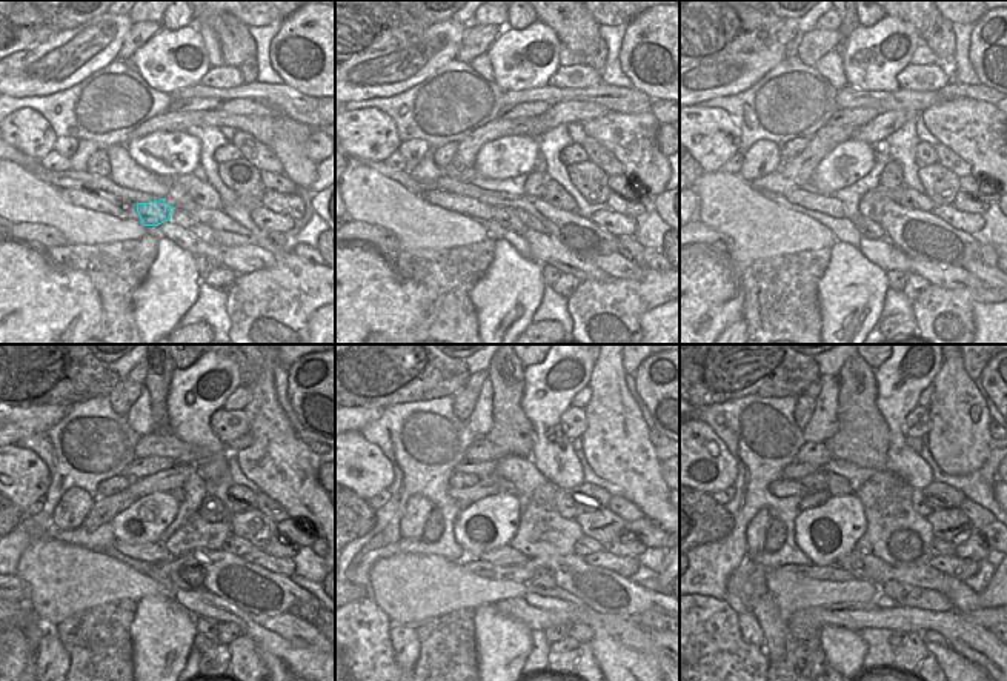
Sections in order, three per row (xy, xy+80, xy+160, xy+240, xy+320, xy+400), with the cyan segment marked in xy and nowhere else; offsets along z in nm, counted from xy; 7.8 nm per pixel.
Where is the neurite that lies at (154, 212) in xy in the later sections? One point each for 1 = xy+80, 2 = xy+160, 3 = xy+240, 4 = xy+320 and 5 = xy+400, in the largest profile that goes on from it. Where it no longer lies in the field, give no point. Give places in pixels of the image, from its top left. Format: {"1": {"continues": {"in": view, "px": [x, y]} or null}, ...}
{"1": {"continues": {"in": "xy+80", "px": [506, 217]}}, "2": {"continues": {"in": "xy+160", "px": [869, 228]}}, "3": {"continues": {"in": "xy+240", "px": [194, 575]}}, "4": {"continues": {"in": "xy+320", "px": [543, 578]}}, "5": {"continues": {"in": "xy+400", "px": [894, 589]}}}

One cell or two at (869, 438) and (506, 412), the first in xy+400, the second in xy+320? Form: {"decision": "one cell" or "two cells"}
{"decision": "one cell"}

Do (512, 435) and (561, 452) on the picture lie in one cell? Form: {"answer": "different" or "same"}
{"answer": "different"}

